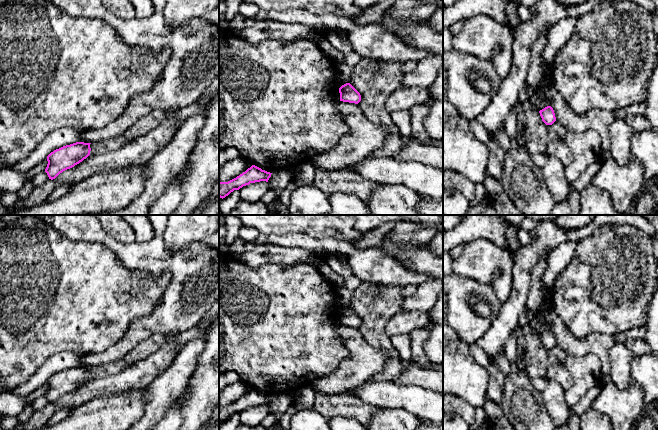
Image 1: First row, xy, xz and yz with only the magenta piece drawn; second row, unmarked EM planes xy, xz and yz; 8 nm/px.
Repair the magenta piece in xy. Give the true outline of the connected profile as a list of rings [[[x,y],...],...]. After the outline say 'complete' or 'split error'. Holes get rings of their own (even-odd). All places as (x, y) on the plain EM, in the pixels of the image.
[[[76,366],[54,374],[47,380],[45,396],[49,403],[55,403],[63,395],[74,391],[90,379],[90,368]]]; complete

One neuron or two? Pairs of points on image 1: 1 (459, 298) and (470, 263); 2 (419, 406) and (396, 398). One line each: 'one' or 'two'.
1: two
2: one

